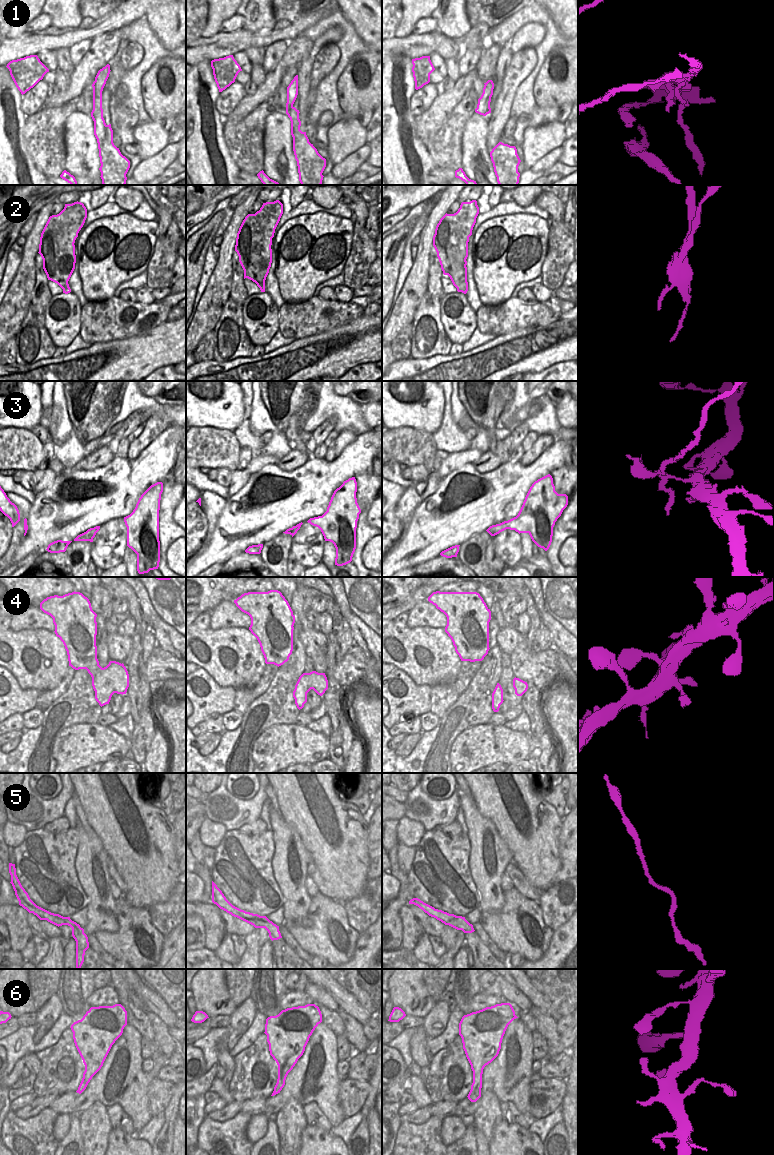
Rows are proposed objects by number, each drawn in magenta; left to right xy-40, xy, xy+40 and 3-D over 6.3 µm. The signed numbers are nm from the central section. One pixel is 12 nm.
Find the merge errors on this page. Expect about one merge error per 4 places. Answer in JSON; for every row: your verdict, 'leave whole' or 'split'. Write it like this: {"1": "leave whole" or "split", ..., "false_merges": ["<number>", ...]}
{"1": "split", "2": "split", "3": "split", "4": "leave whole", "5": "leave whole", "6": "leave whole", "false_merges": ["1", "2", "3"]}

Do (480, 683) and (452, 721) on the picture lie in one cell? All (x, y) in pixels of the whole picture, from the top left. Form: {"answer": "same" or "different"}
{"answer": "same"}

